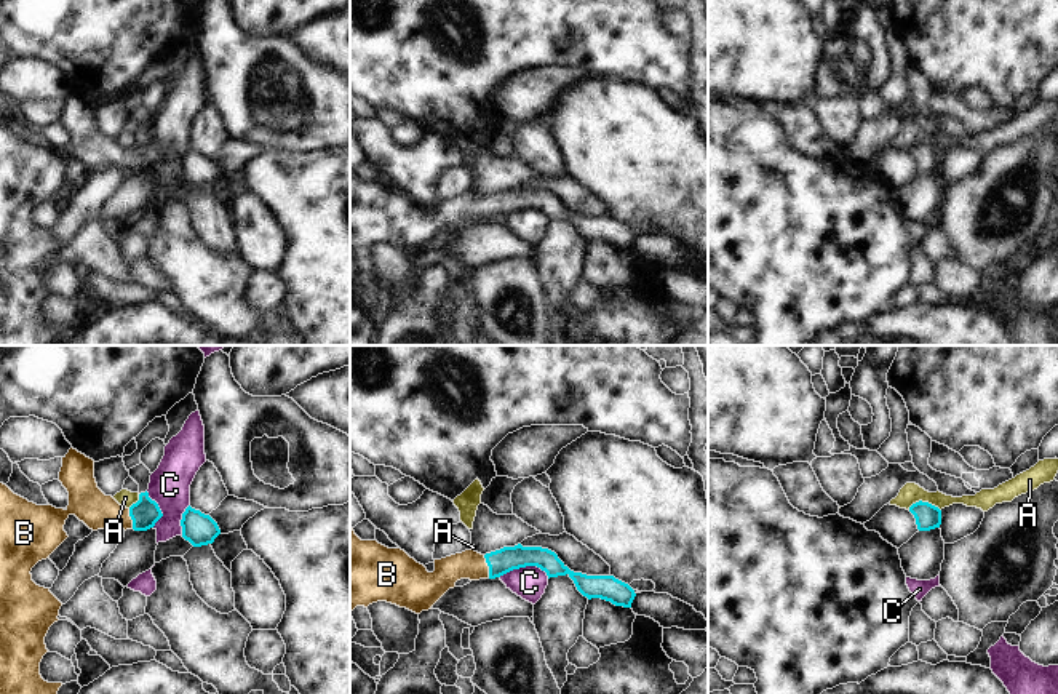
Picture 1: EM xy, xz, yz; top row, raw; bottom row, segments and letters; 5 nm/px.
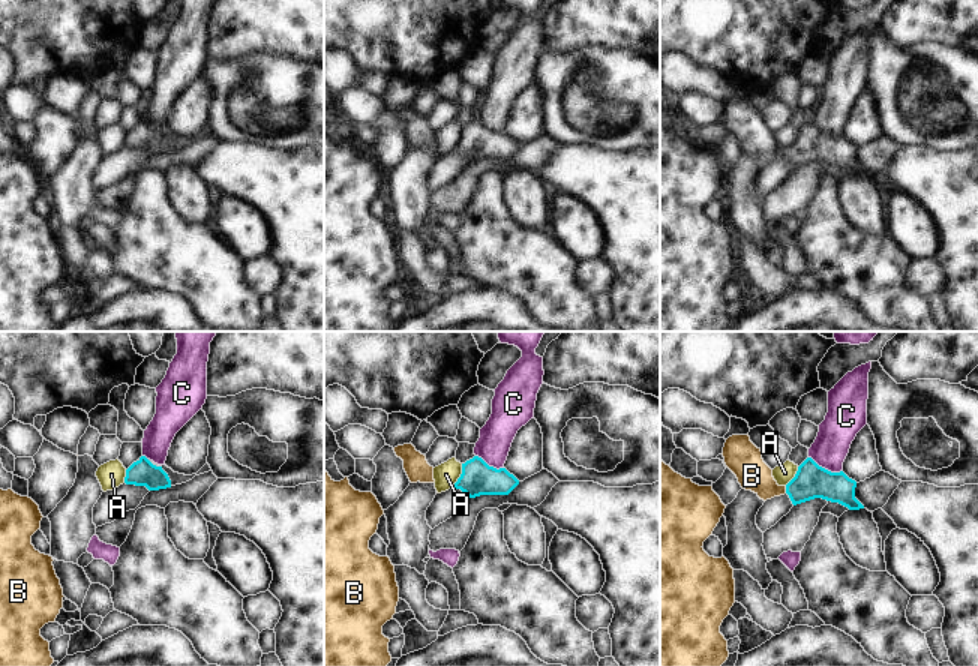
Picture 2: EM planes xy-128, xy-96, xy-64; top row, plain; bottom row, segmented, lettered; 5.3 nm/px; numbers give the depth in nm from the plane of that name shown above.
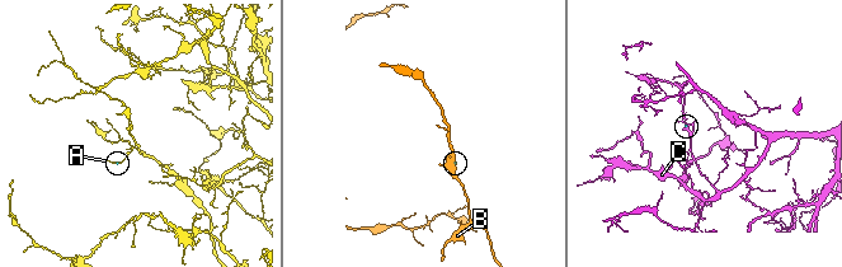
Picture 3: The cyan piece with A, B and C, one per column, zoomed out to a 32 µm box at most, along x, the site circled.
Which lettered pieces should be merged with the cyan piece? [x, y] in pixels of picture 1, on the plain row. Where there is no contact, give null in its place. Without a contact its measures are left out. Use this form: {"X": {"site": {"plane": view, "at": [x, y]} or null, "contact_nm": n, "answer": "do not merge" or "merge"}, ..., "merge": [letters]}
{"A": {"site": {"plane": "yz", "at": [924, 144]}, "contact_nm": 170, "answer": "do not merge"}, "B": {"site": {"plane": "xz", "at": [488, 207]}, "contact_nm": 120, "answer": "merge"}, "C": {"site": {"plane": "xz", "at": [525, 208]}, "contact_nm": 260, "answer": "do not merge"}, "merge": ["B"]}

